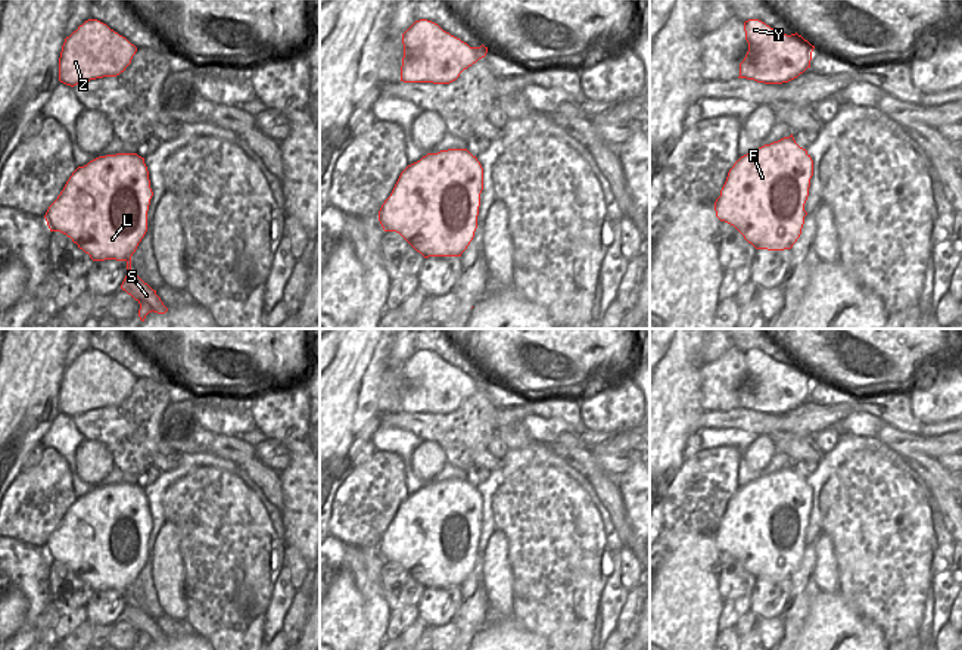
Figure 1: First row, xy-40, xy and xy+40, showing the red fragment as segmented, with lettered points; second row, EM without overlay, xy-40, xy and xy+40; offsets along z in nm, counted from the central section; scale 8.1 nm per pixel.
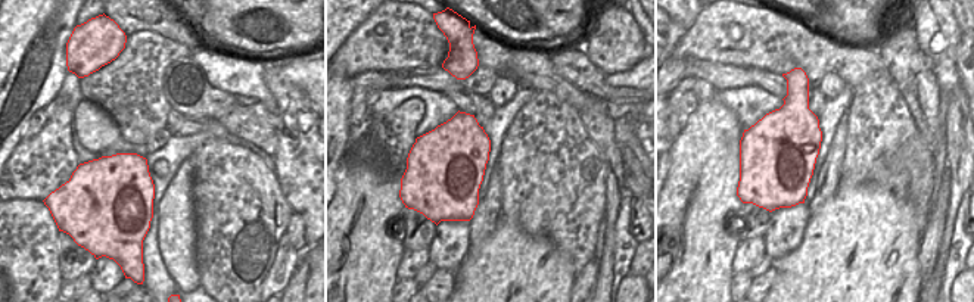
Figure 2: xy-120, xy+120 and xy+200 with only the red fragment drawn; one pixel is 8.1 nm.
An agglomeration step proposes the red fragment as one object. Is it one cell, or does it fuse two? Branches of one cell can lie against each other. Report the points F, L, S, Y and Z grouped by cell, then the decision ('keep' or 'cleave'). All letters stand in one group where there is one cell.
F L S Y / Z | cleave

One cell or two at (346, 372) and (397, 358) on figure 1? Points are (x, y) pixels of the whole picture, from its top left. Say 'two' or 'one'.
two

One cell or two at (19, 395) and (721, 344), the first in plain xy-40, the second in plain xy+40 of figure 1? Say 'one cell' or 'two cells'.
two cells

